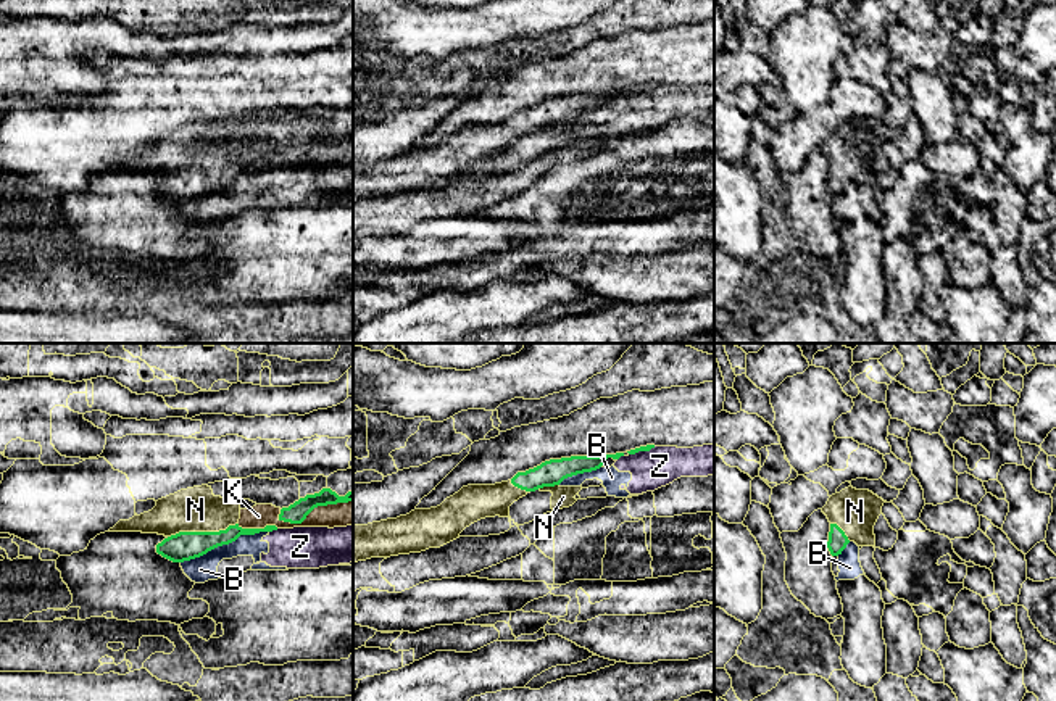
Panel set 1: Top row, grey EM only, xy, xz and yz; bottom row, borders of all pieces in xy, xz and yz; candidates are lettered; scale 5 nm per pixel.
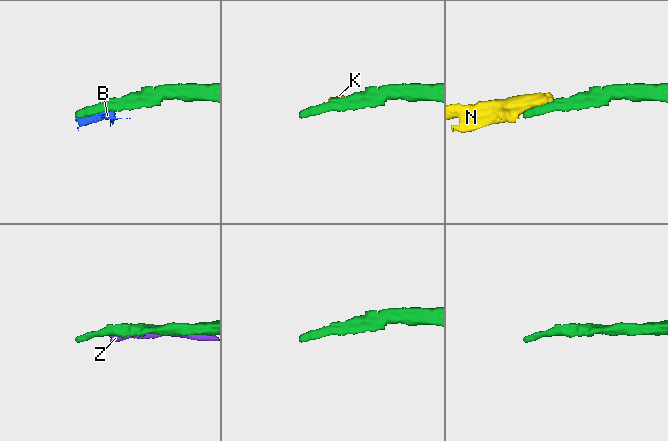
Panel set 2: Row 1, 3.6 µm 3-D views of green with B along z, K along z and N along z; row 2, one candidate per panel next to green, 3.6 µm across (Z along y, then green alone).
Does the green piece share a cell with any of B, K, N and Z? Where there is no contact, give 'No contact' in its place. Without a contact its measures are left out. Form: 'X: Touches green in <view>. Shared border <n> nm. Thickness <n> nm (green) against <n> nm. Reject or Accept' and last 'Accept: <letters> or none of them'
B: Touches green in xy. Shared border 460 nm. Thickness 140 nm (green) against 130 nm. Reject
K: Touches green in xy. Shared border 380 nm. Thickness 100 nm (green) against 120 nm. Reject
N: Touches green in xy. Shared border 360 nm. Thickness 140 nm (green) against 220 nm. Accept
Z: Touches green in xy. Shared border 50 nm. Thickness 80 nm (green) against 200 nm. Reject
Accept: N

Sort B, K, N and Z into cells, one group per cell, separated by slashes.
B Z / K / N

